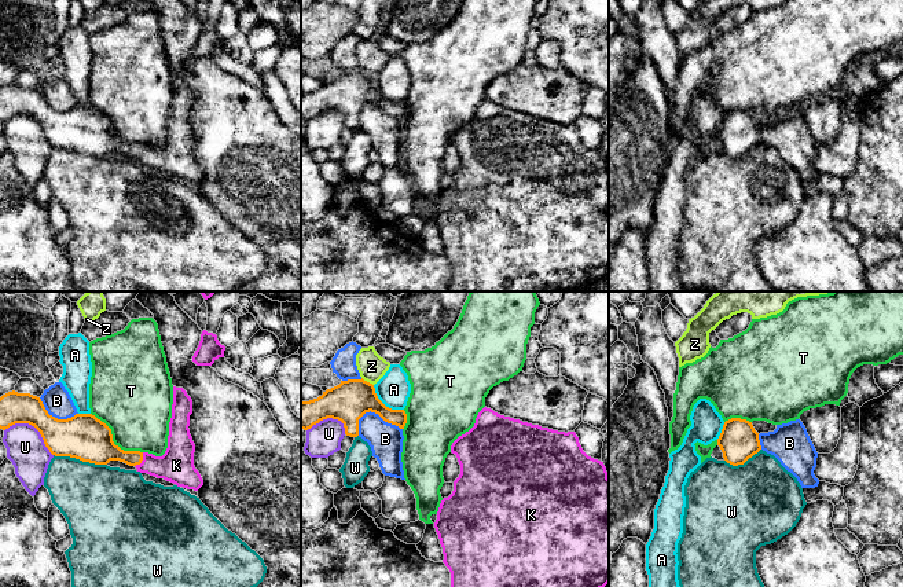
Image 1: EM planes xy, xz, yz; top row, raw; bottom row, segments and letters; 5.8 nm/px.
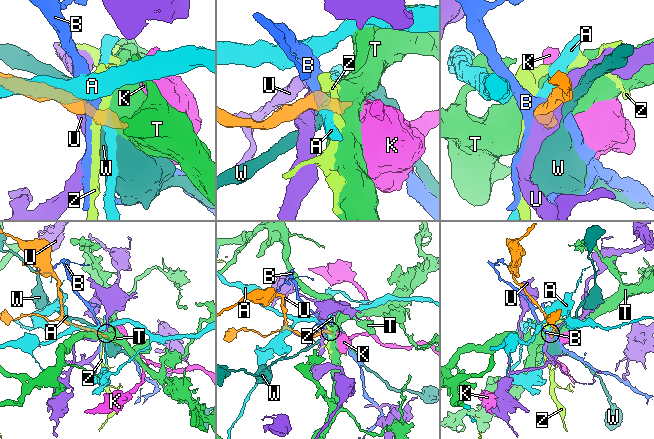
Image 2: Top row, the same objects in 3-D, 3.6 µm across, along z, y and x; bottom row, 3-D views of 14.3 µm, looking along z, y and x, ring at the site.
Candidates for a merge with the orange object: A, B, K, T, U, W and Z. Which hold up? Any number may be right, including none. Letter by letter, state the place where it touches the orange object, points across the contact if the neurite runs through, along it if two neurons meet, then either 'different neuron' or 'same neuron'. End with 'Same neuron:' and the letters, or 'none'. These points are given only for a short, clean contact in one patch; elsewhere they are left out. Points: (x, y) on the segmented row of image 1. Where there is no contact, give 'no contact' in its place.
A: meets orange in xz at (384, 404); different neuron
B: meets orange in xz at (380, 415); different neuron
K: meets orange in xy at (142, 459); runs through xy (101, 448), (142, 459), (151, 465), (176, 465); same neuron
T: meets orange in xy at (112, 440); different neuron
U: meets orange in xy at (33, 425); different neuron
W: meets orange in xy at (80, 459); different neuron
Z: meets orange in xz at (366, 381); border along xz (362, 377), (373, 385); different neuron
Same neuron: K

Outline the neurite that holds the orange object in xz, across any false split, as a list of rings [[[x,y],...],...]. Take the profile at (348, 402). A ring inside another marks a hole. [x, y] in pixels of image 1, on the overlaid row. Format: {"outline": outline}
{"outline": [[[361,378],[341,381],[317,399],[301,401],[301,429],[308,430],[320,421],[333,418],[344,423],[346,436],[357,437],[359,419],[370,411],[400,429],[407,423],[405,411],[386,407],[378,399],[374,385]]]}

